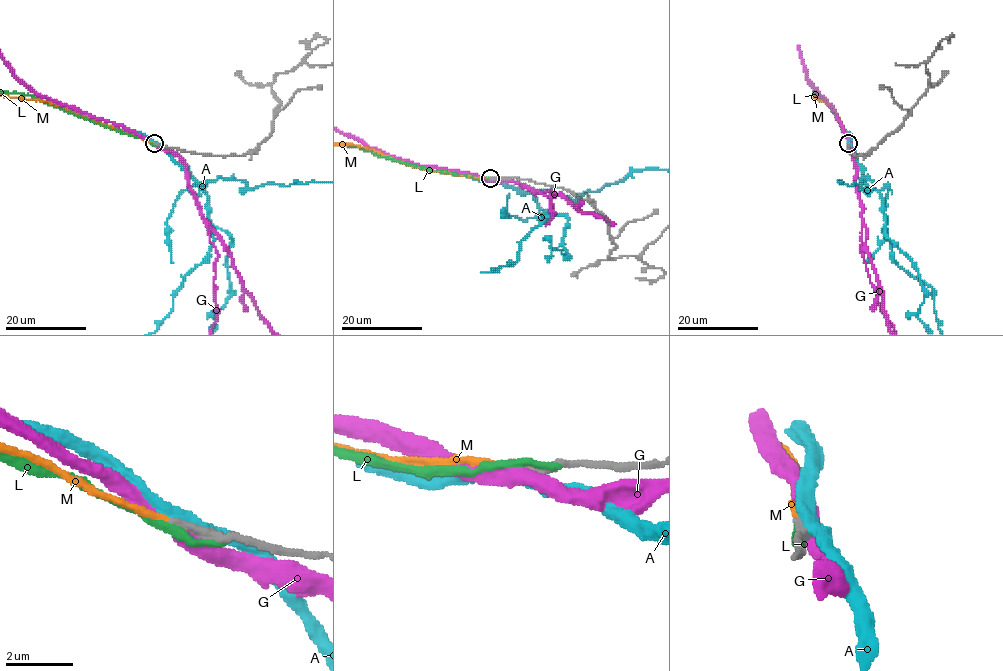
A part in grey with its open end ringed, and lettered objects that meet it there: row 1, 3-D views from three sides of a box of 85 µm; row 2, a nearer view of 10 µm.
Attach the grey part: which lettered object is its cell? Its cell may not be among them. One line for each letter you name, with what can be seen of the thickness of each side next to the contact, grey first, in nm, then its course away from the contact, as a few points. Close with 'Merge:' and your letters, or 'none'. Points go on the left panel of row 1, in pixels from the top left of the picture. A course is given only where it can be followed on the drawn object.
M: calibres 280 and 140 nm
Merge: M

